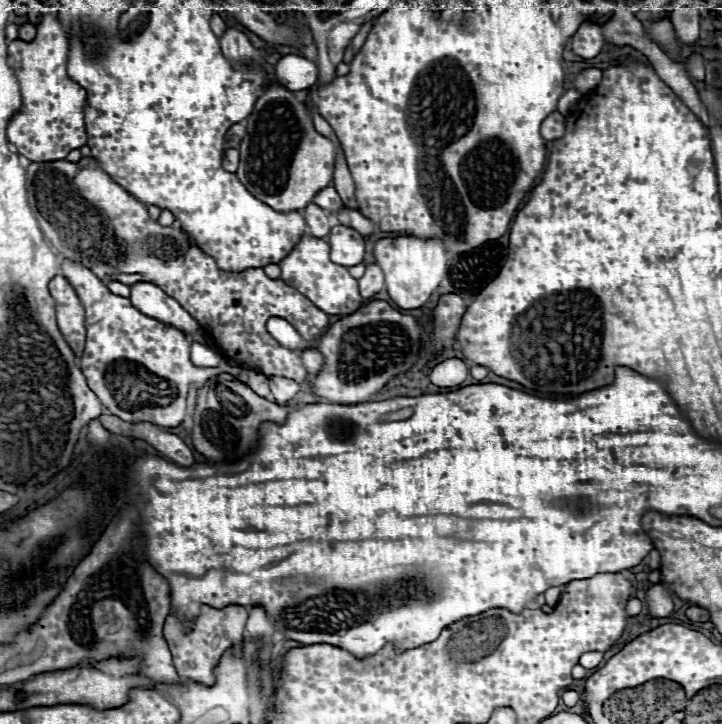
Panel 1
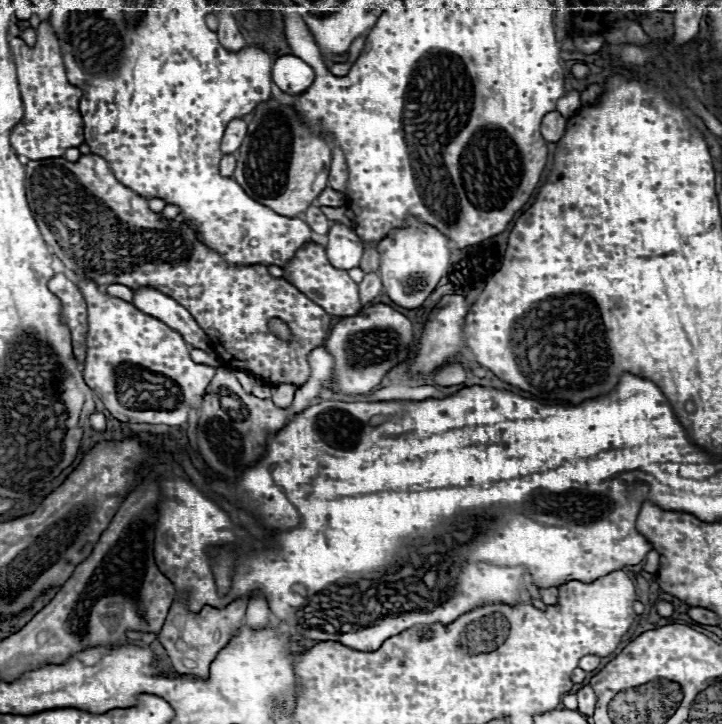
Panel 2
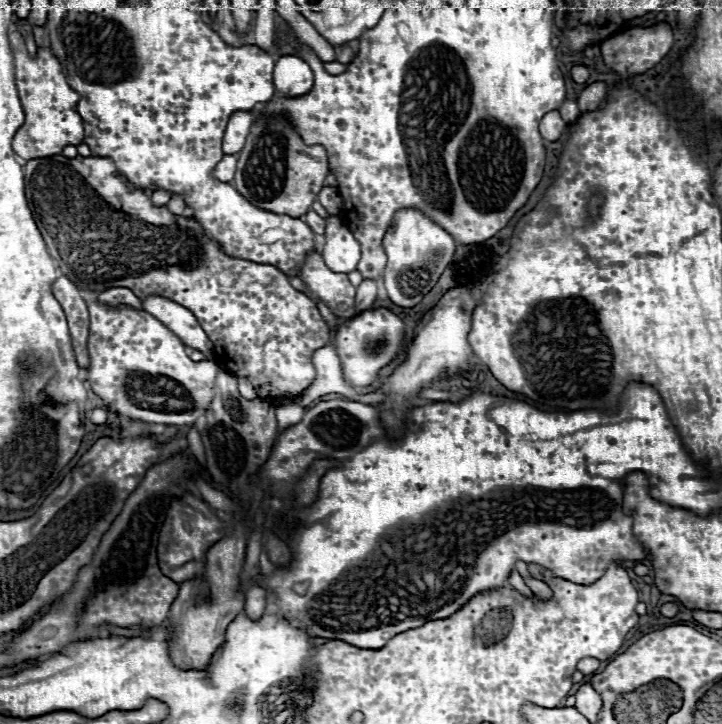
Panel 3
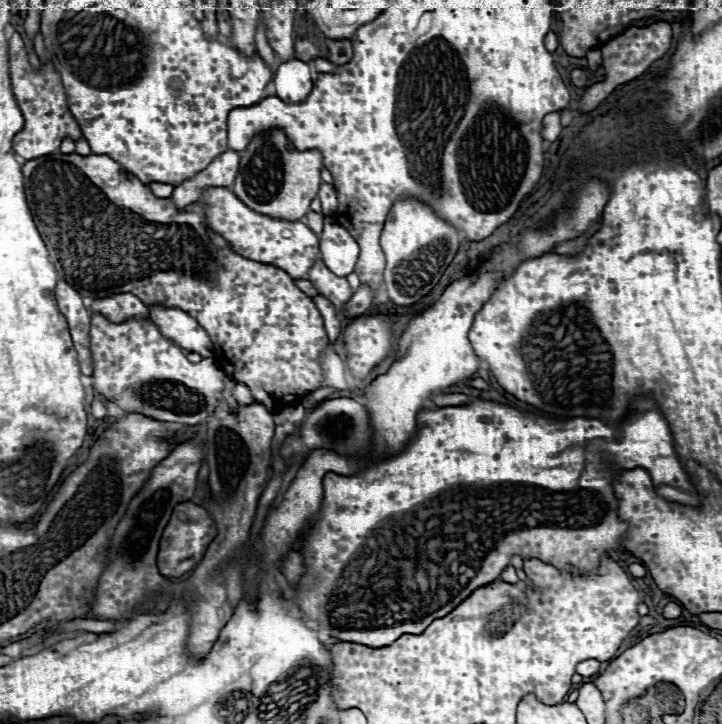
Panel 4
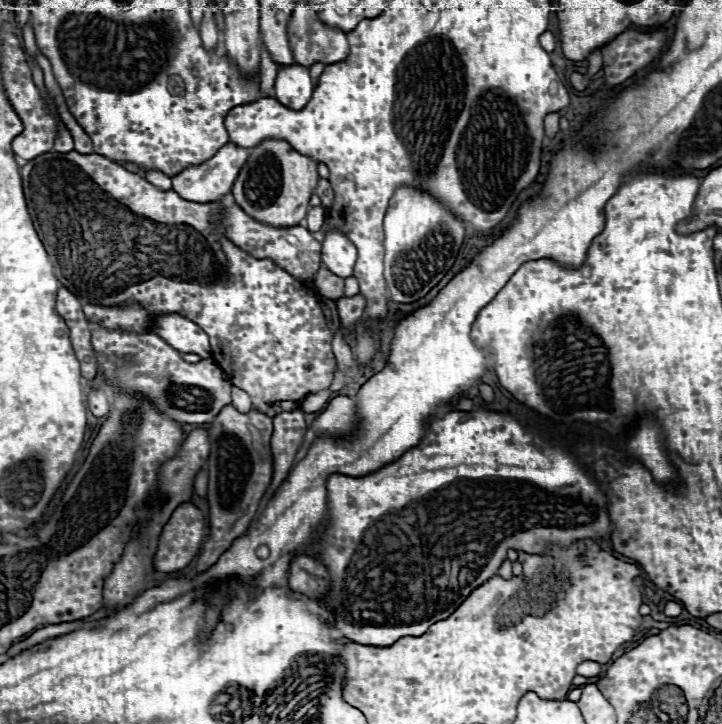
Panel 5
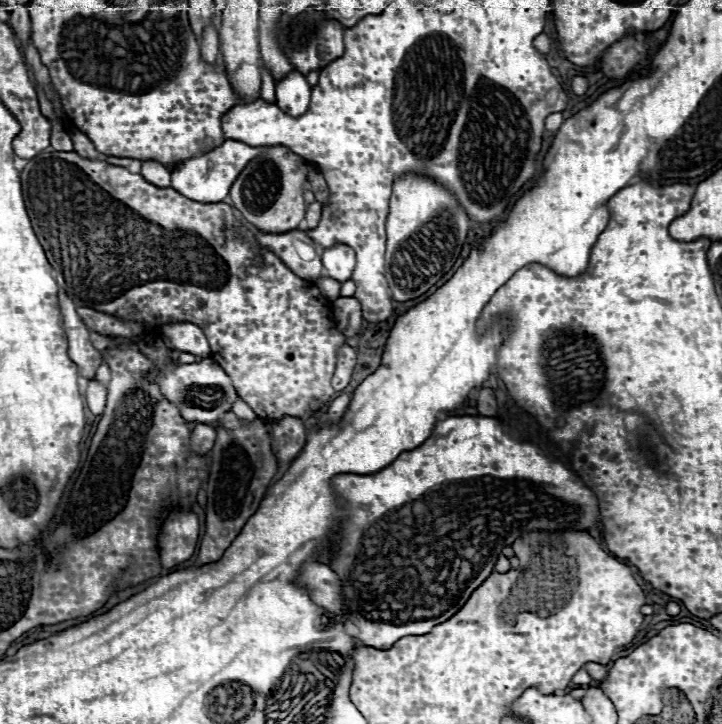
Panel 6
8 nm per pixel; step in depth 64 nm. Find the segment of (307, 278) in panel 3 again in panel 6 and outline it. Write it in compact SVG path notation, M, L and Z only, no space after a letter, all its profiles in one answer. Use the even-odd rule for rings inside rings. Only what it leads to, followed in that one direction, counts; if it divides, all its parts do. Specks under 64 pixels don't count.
M320 276L320 280L316 280L316 286L328 300L336 300L340 296L340 282L332 280L330 276Z

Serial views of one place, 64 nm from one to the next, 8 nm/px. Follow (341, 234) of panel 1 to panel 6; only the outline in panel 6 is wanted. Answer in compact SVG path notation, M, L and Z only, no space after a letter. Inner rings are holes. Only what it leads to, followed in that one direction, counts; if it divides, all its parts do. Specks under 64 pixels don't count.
M334 244L332 248L324 250L322 264L324 264L330 278L344 282L352 276L352 270L356 264L356 254L346 244Z

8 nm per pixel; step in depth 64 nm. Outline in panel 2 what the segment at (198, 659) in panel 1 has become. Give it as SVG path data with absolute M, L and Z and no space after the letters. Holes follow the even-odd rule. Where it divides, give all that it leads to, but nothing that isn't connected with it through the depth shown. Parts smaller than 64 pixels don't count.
M242 600L228 604L224 610L204 606L198 614L188 612L182 602L174 602L158 636L158 640L162 642L162 646L170 656L172 668L178 674L192 674L196 678L208 680L208 668L212 660L240 630L240 626L244 624L244 612L246 612L246 604Z

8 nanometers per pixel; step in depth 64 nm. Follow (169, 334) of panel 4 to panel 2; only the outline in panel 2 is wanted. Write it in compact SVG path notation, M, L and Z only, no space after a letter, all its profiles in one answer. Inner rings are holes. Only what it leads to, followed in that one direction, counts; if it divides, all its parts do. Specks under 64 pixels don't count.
M138 288L138 290L134 290L132 304L136 308L140 308L142 312L146 312L148 316L154 316L160 322L164 322L166 326L180 332L182 338L188 344L192 344L194 348L202 348L206 352L212 352L208 336L204 334L204 330L200 328L188 310L178 304L176 300L172 300L170 296L164 296L160 290Z

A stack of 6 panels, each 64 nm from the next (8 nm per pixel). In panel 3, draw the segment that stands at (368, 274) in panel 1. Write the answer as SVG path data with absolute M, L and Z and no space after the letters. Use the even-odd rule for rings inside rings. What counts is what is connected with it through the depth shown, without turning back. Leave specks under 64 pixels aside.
M368 278L362 280L362 284L358 286L358 292L356 292L356 308L358 308L356 312L364 312L372 306L372 302L376 300L376 290L378 290L376 280L368 280Z

